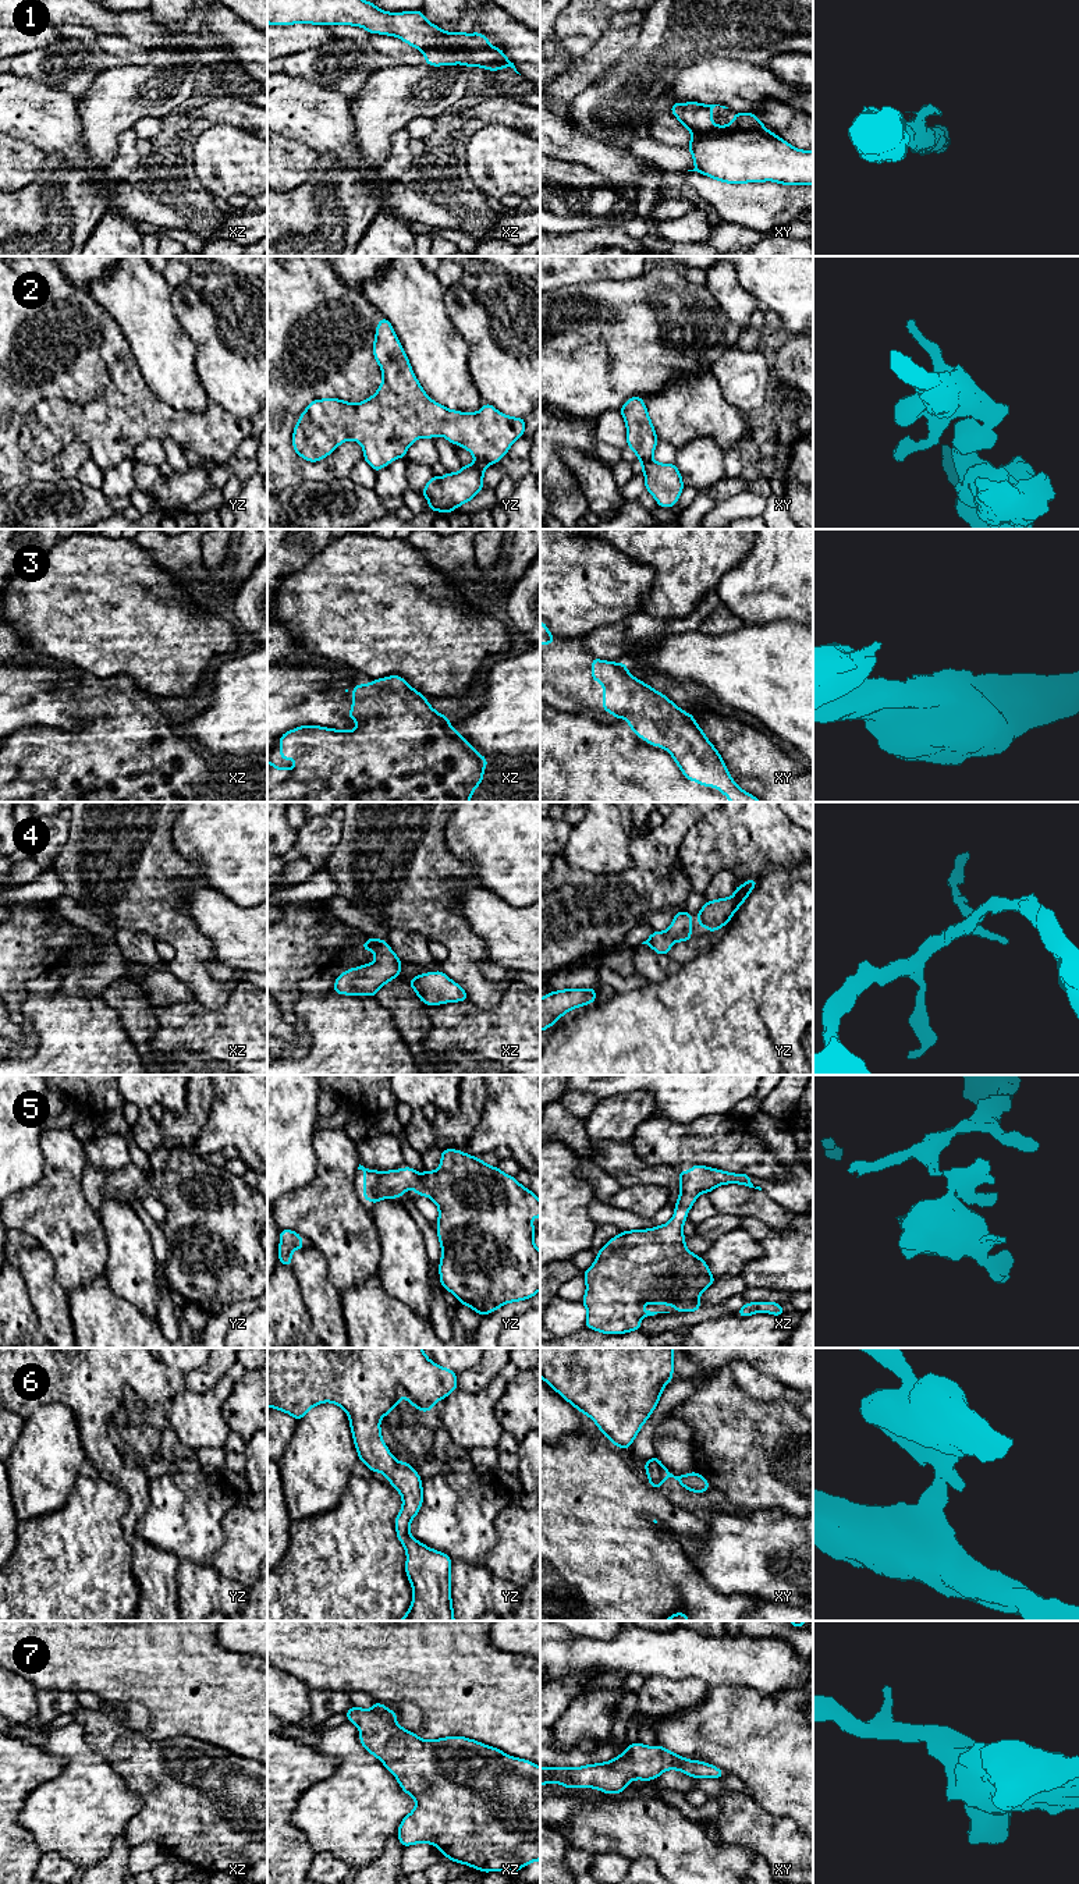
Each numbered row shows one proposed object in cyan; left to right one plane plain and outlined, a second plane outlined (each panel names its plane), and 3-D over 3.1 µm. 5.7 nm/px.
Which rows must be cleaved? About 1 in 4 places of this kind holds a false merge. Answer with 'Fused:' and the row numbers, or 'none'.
Fused: 1, 2

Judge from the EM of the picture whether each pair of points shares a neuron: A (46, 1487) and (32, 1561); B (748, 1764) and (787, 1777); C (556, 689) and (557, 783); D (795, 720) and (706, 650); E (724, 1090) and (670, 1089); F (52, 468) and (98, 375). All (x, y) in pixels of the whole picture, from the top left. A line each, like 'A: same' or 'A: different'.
A: different
B: same
C: same
D: same
E: same
F: same

